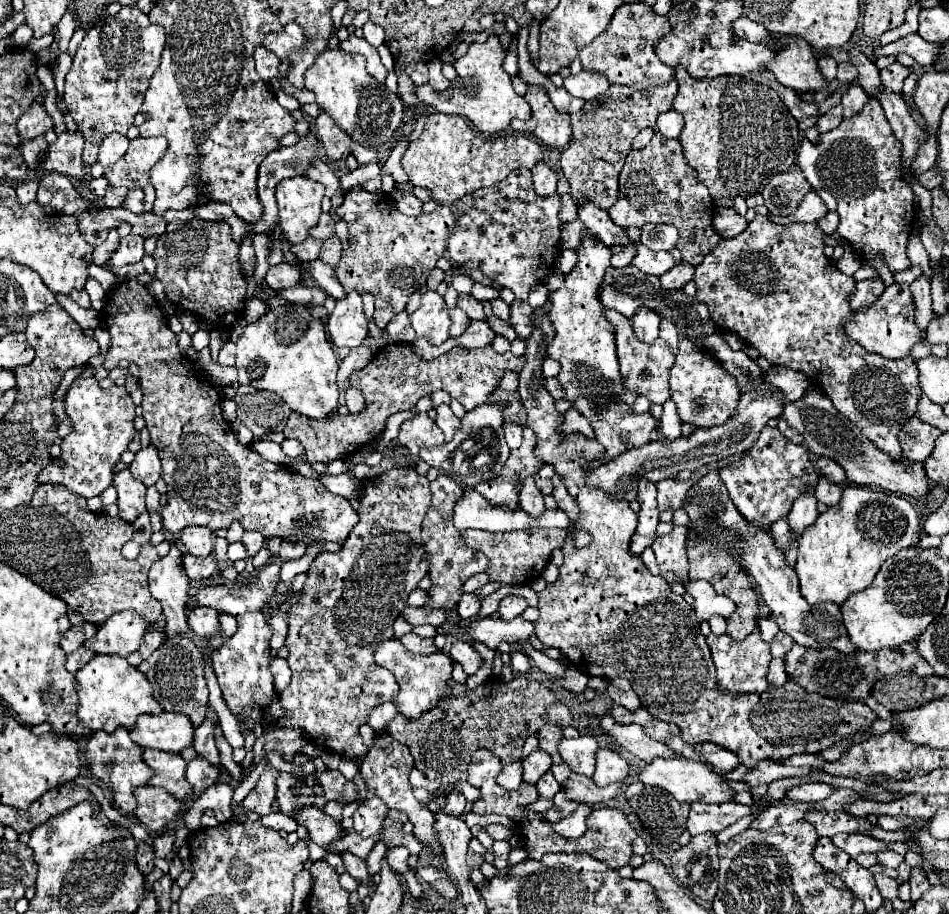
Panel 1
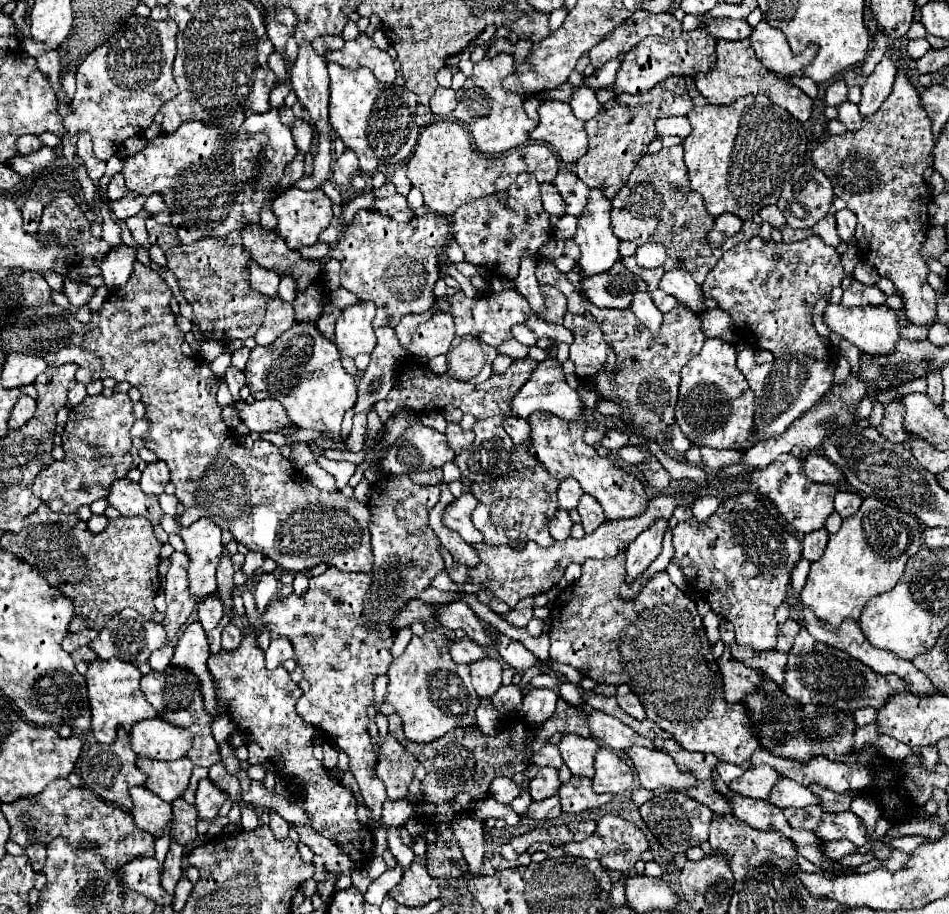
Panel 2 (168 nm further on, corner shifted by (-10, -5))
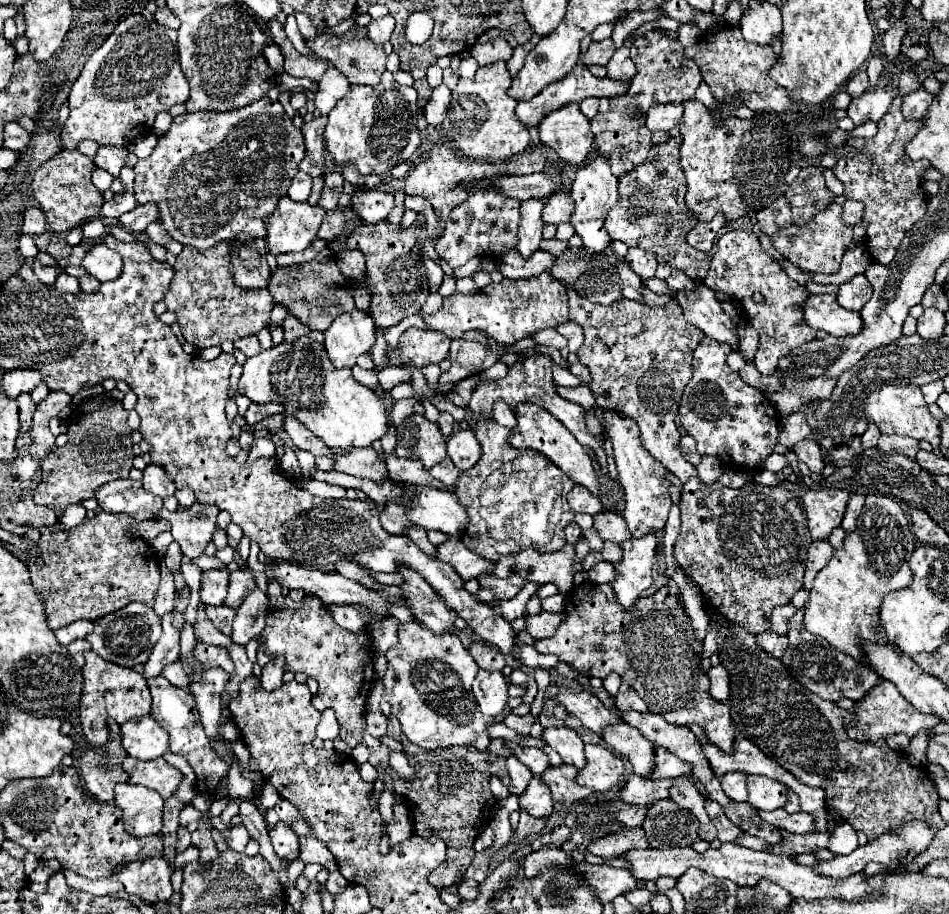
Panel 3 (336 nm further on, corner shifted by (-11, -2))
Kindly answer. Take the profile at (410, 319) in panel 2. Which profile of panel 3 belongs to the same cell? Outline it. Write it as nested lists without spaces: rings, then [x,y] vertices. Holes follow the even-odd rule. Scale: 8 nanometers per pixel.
[[[548,272],[534,278],[504,278],[502,282],[492,282],[474,294],[454,292],[444,298],[438,312],[424,316],[424,322],[430,328],[444,332],[448,338],[460,338],[468,330],[484,330],[498,344],[516,344],[536,330],[568,322],[568,296],[566,288]]]

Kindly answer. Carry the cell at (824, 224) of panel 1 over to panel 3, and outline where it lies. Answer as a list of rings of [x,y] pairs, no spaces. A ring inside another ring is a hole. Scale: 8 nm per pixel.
[[[846,200],[846,204],[842,206],[842,218],[844,218],[844,222],[850,224],[850,226],[856,226],[862,220],[862,210],[864,210],[862,202]]]

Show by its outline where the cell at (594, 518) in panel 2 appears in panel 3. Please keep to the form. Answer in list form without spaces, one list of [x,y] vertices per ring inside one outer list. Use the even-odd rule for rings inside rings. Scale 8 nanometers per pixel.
[[[602,510],[602,512],[594,514],[594,528],[602,540],[624,542],[624,540],[632,538],[622,516],[612,510]]]

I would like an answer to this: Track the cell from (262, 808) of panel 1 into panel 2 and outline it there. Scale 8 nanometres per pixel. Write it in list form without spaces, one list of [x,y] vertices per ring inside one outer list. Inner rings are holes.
[[[271,811],[271,823],[269,823],[269,827],[271,827],[275,839],[285,839],[289,835],[289,823],[281,815],[277,815],[275,811]]]

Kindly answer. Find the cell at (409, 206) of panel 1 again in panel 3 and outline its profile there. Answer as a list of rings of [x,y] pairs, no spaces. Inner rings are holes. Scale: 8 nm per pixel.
[[[366,190],[366,192],[356,192],[352,196],[350,204],[358,216],[364,222],[376,224],[380,220],[386,220],[390,210],[394,208],[394,194],[384,192],[384,190]]]

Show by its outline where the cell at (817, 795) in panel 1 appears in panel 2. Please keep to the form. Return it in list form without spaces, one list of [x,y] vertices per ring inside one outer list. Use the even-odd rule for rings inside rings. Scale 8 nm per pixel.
[[[781,777],[773,785],[767,801],[771,805],[779,807],[779,809],[787,809],[787,807],[799,809],[799,807],[807,807],[807,805],[813,805],[813,803],[819,803],[819,799],[815,797],[815,793],[809,787],[801,787],[799,783],[793,783],[791,779],[785,779],[785,777]]]

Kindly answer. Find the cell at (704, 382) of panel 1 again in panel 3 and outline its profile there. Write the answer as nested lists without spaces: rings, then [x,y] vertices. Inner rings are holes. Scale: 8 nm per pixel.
[[[704,338],[698,348],[694,350],[694,360],[692,360],[692,378],[684,388],[682,400],[680,400],[680,424],[682,428],[696,440],[698,452],[700,454],[710,454],[718,456],[722,460],[732,460],[738,466],[744,468],[760,468],[770,452],[774,452],[776,438],[778,438],[778,416],[774,408],[768,404],[766,396],[758,390],[748,386],[738,374],[734,374],[728,364],[726,356],[732,352],[730,344],[718,344],[716,340]]]

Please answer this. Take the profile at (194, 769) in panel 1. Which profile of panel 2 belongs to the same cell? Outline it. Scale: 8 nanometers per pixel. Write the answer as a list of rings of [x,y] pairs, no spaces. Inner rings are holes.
[[[201,779],[195,795],[195,807],[199,819],[209,819],[209,821],[215,819],[223,803],[225,803],[225,795],[221,795],[221,789],[209,779]]]

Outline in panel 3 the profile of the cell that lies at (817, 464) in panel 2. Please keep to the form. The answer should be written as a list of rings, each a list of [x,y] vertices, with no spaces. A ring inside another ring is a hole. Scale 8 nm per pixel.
[[[802,440],[802,442],[794,444],[792,448],[796,450],[800,462],[804,462],[810,468],[810,472],[814,472],[814,474],[822,474],[824,472],[826,464],[822,460],[822,450],[820,450],[820,446],[816,442]]]

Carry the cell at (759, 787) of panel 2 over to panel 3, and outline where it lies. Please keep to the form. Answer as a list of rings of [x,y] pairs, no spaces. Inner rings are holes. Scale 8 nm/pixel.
[[[730,772],[726,776],[720,778],[722,782],[722,790],[736,802],[744,802],[748,796],[748,788],[746,788],[746,776],[744,772]]]

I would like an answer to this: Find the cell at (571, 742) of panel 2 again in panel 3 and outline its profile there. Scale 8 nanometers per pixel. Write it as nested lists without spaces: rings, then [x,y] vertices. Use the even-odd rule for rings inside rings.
[[[566,726],[560,728],[544,728],[542,738],[562,756],[562,760],[578,770],[586,766],[586,756],[584,756],[584,742],[580,736]]]

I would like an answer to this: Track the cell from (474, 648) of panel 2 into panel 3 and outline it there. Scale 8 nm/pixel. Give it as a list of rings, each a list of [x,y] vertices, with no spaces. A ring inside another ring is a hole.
[[[474,642],[468,648],[468,652],[470,652],[470,656],[474,656],[474,662],[480,668],[486,668],[486,670],[502,670],[506,666],[504,656],[496,648],[492,648],[492,646],[484,644],[484,642]]]

